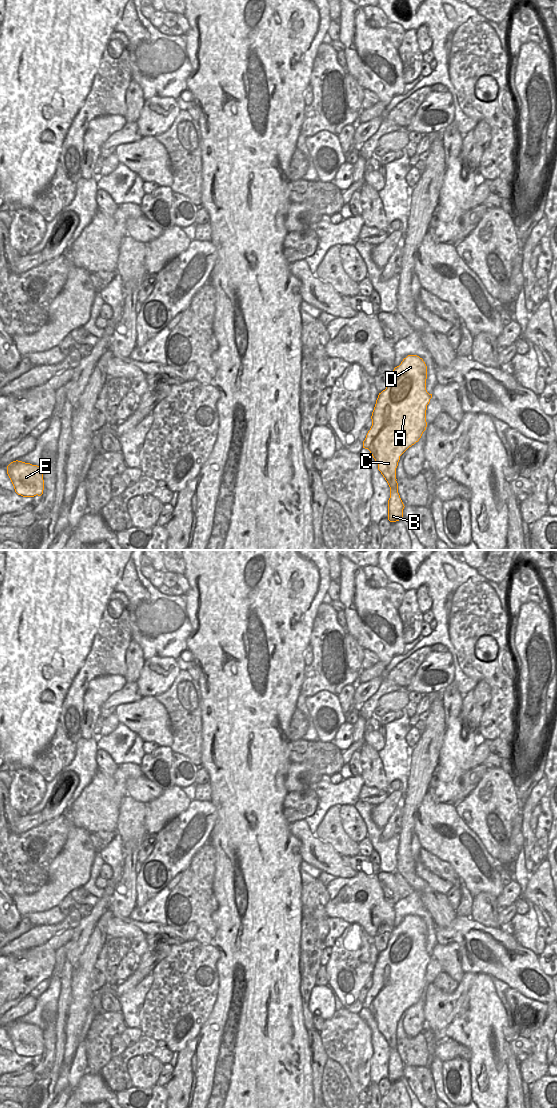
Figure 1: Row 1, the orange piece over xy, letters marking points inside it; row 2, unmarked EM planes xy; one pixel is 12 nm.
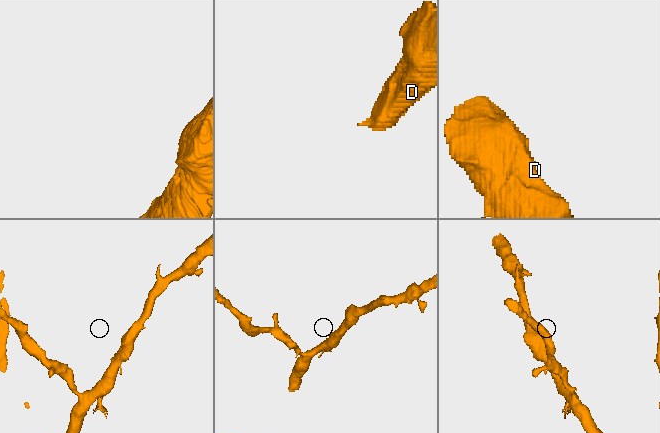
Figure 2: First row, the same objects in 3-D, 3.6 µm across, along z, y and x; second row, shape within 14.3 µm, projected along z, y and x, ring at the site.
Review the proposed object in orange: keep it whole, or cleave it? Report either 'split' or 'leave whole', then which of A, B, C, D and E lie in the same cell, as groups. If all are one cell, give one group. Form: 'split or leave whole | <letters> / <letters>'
leave whole | A B C D E

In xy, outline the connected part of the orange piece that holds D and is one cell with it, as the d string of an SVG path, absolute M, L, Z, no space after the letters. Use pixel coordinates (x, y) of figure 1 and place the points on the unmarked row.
M408 915L401 924L394 928L385 950L379 953L372 972L372 986L368 991L363 1008L368 1009L378 1024L390 1047L388 1060L388 1080L399 1081L403 1077L404 1064L398 1053L396 1028L400 1016L412 1005L419 1001L426 990L426 970L432 958L426 950L427 926L417 915Z

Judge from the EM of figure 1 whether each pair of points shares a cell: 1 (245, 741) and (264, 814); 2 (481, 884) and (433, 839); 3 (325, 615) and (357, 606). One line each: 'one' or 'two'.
1: one
2: one
3: two

